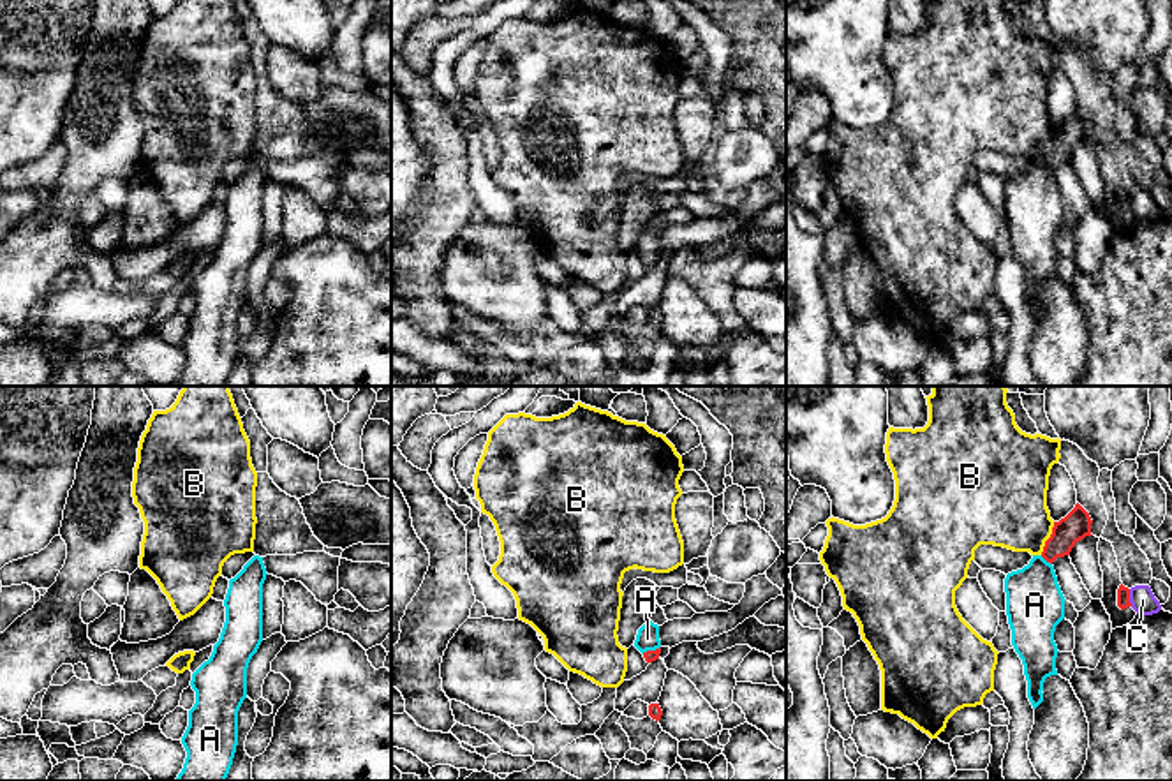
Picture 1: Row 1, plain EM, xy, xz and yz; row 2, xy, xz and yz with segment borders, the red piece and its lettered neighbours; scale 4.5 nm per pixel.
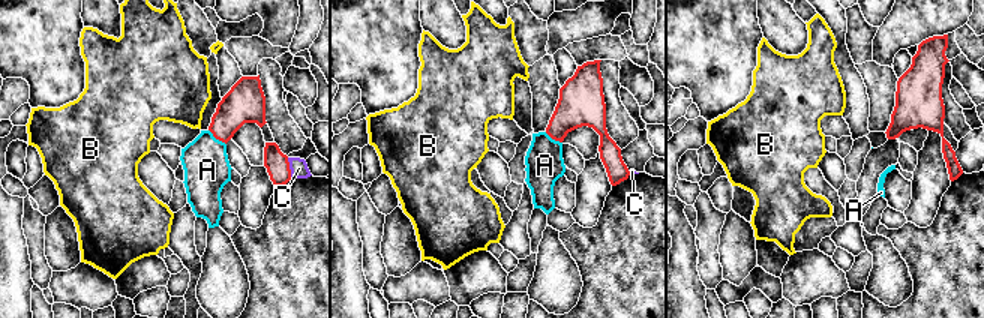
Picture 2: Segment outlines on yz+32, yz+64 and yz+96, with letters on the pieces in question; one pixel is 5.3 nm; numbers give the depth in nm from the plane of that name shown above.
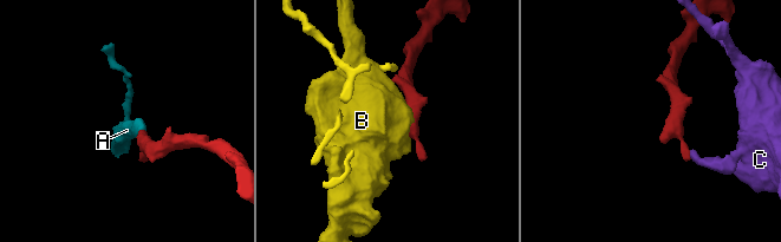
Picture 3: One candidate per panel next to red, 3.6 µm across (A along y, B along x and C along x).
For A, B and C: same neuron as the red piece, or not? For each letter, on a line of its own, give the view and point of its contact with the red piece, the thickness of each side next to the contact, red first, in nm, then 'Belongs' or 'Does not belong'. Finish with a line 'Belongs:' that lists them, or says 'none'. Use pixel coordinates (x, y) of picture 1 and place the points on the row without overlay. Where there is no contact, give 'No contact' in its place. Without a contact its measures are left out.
A: Touches red at yz (1045, 164). Thickness 140 nm (red) against 280 nm. Belongs
B: Touches red at yz (1049, 143). Thickness 140 nm (red) against 360 nm. Does not belong
C: Touches red at yz (1128, 203). Thickness 60 nm (red) against 120 nm. Does not belong
Belongs: A

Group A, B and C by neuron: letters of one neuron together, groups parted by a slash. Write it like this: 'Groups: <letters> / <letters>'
Groups: A / B / C

